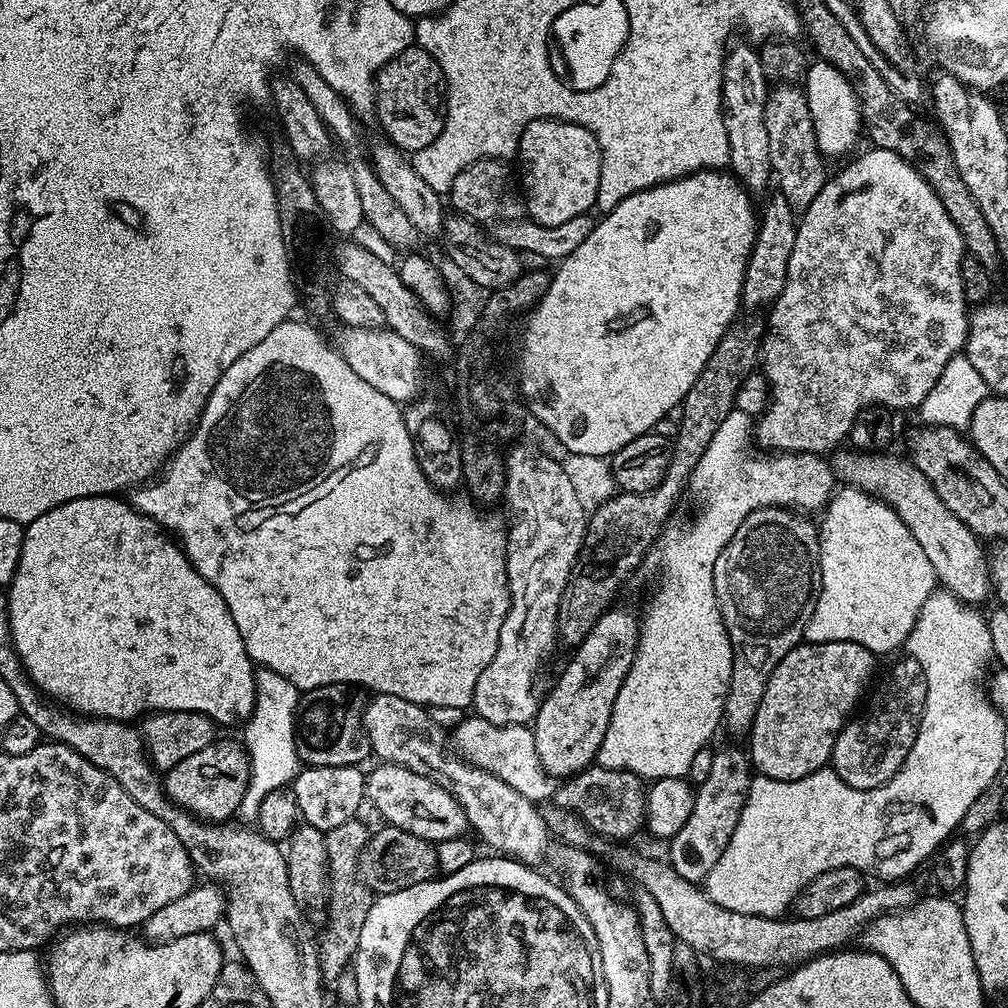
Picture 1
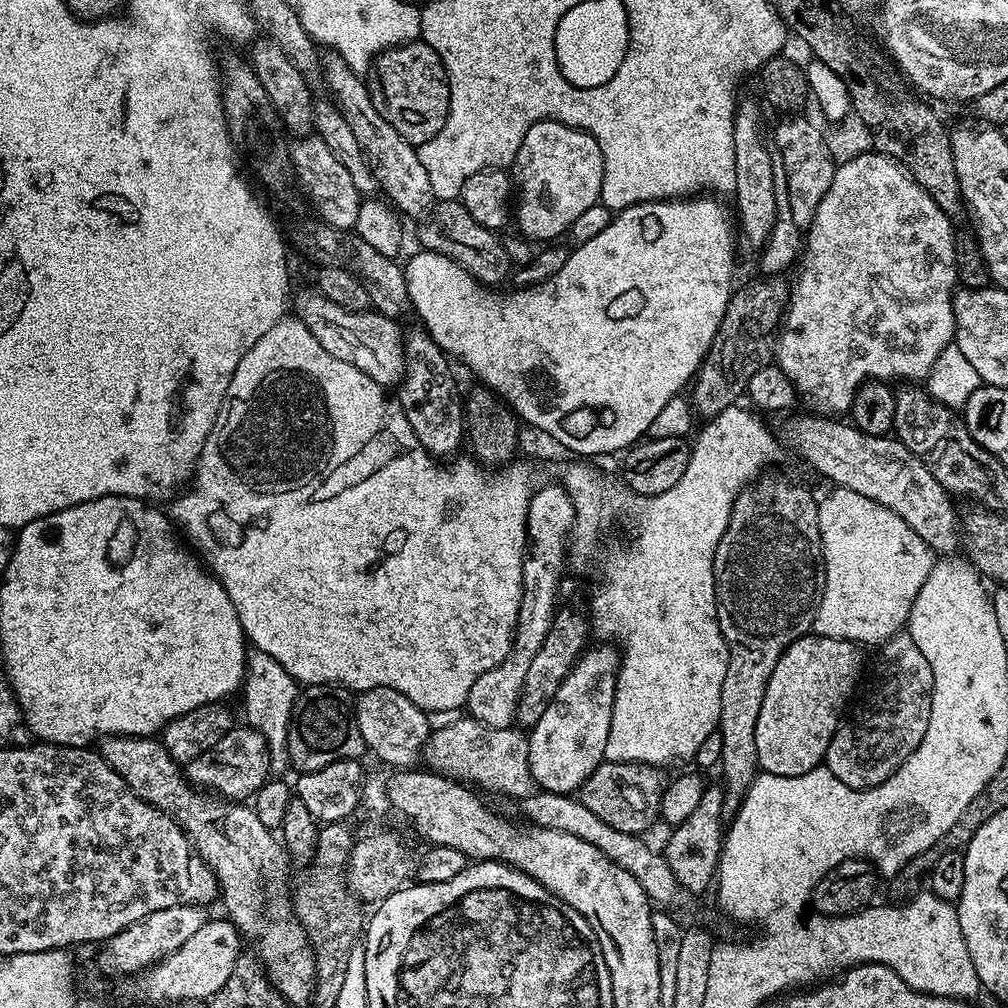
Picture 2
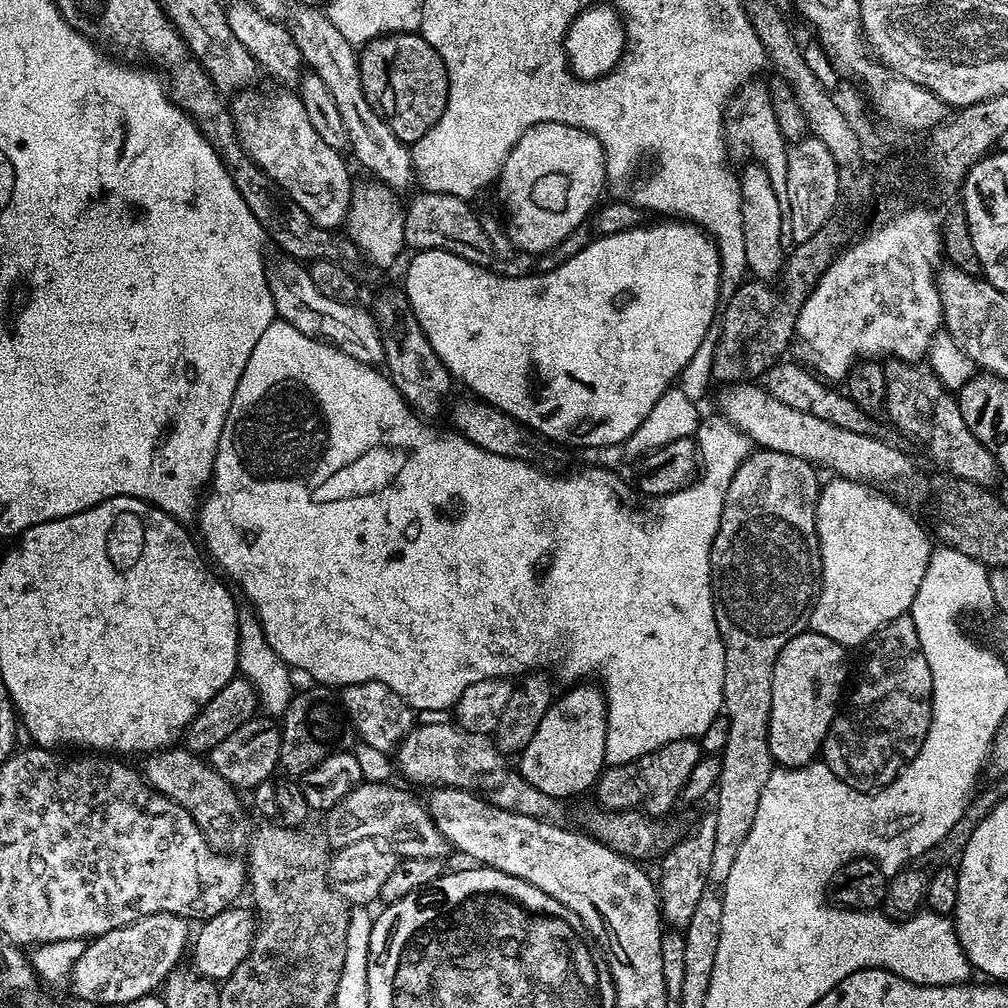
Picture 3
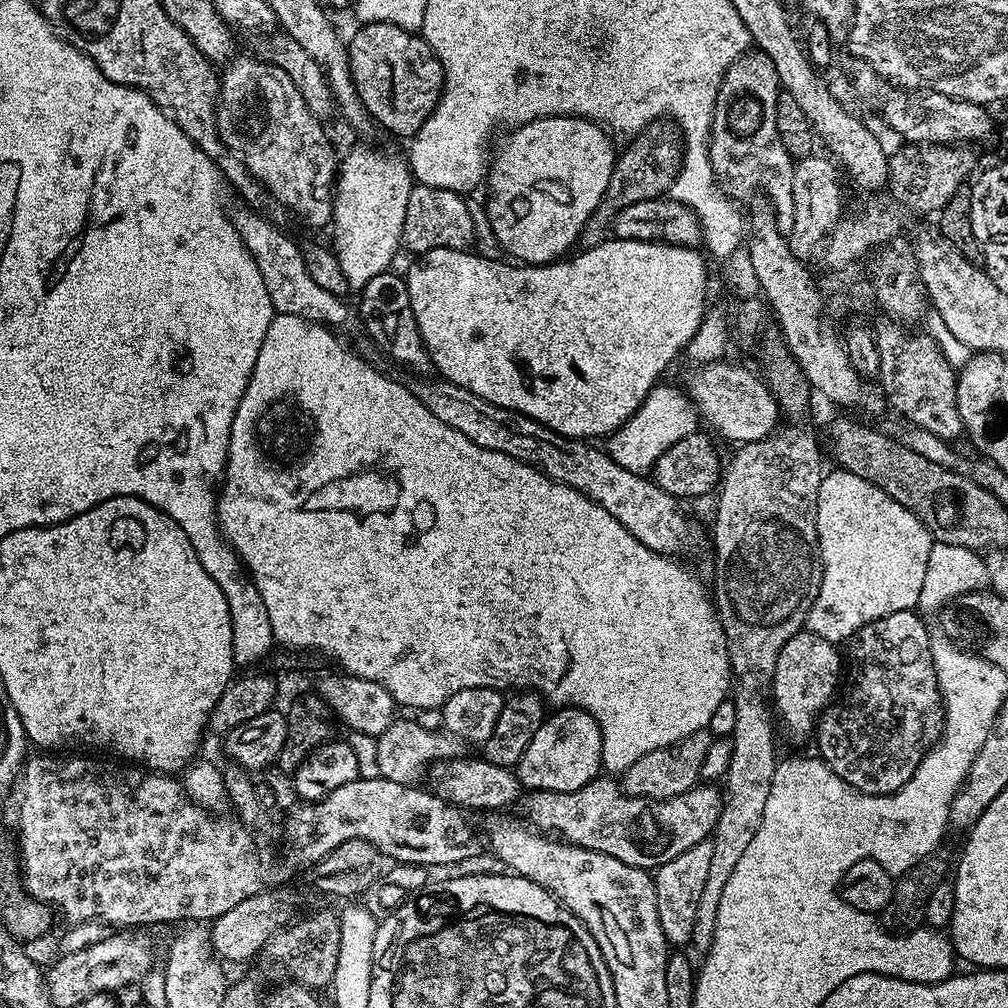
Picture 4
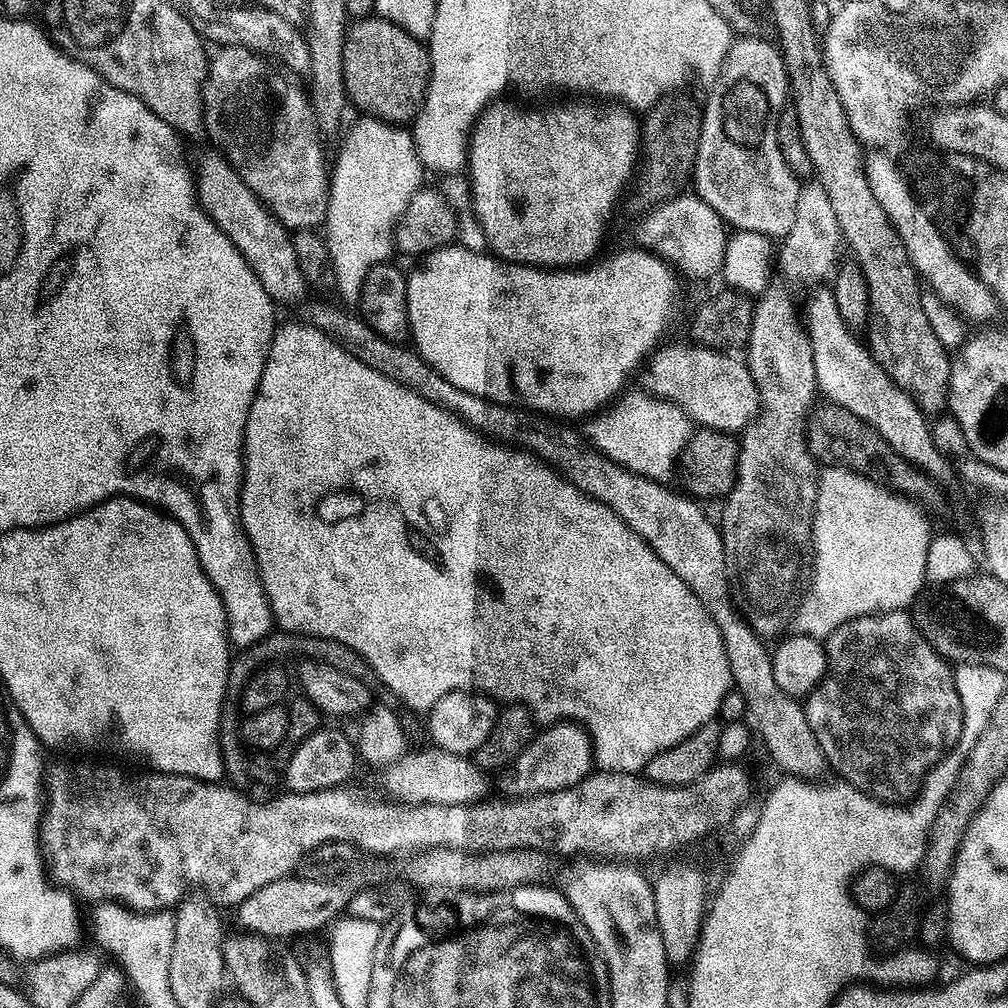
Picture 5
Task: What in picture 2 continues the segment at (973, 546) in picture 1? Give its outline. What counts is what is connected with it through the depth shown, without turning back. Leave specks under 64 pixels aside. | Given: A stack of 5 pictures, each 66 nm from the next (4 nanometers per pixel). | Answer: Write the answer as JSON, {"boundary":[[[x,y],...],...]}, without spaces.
{"boundary":[[[817,417],[798,419],[784,434],[787,446],[833,485],[862,494],[898,514],[933,553],[953,555],[960,546],[960,518],[958,512],[956,516],[951,495],[926,469],[925,463],[894,436],[862,434],[851,423]]]}

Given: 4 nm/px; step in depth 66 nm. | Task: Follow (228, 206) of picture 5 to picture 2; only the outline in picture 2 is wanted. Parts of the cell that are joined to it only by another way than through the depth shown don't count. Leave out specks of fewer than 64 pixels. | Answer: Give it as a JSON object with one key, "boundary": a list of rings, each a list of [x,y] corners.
{"boundary":[[[315,290],[309,292],[295,293],[294,304],[296,300],[295,315],[310,330],[314,338],[318,338],[318,346],[326,350],[326,354],[334,354],[334,358],[342,358],[342,362],[350,362],[350,366],[358,366],[366,378],[374,378],[374,382],[385,386],[399,385],[404,378],[404,342],[402,339],[402,328],[393,317],[384,316],[381,312],[375,310],[365,310],[363,312],[351,312],[334,302],[330,302],[326,297],[321,296]]]}

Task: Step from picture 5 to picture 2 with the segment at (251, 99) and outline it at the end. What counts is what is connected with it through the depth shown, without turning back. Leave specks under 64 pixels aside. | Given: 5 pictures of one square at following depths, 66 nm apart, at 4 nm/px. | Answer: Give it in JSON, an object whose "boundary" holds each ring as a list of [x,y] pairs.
{"boundary":[[[304,134],[299,137],[300,144],[293,143],[290,148],[292,159],[292,175],[294,184],[304,191],[306,199],[312,203],[312,208],[317,217],[323,223],[335,228],[347,228],[349,230],[357,227],[360,220],[360,200],[362,194],[354,186],[354,178],[350,178],[350,170],[330,154],[326,142],[322,142],[315,134]]]}

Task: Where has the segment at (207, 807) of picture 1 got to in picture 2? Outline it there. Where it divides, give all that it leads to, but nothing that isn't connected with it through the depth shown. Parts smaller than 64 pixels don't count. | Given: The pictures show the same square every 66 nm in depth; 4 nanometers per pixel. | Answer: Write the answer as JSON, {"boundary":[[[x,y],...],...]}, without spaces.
{"boundary":[[[233,726],[210,750],[198,754],[186,766],[188,780],[201,790],[207,790],[225,800],[247,801],[270,776],[268,744],[262,734],[247,726]]]}

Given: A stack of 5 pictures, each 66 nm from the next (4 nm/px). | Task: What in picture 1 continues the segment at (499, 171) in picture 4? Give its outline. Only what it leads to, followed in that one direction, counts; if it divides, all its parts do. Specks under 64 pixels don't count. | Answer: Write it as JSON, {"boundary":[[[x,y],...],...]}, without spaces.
{"boundary":[[[535,120],[526,126],[520,139],[518,161],[524,167],[522,176],[522,192],[526,197],[527,215],[542,226],[558,226],[570,218],[585,215],[596,203],[598,186],[600,185],[600,147],[586,130],[577,124],[568,124],[564,120]]]}

